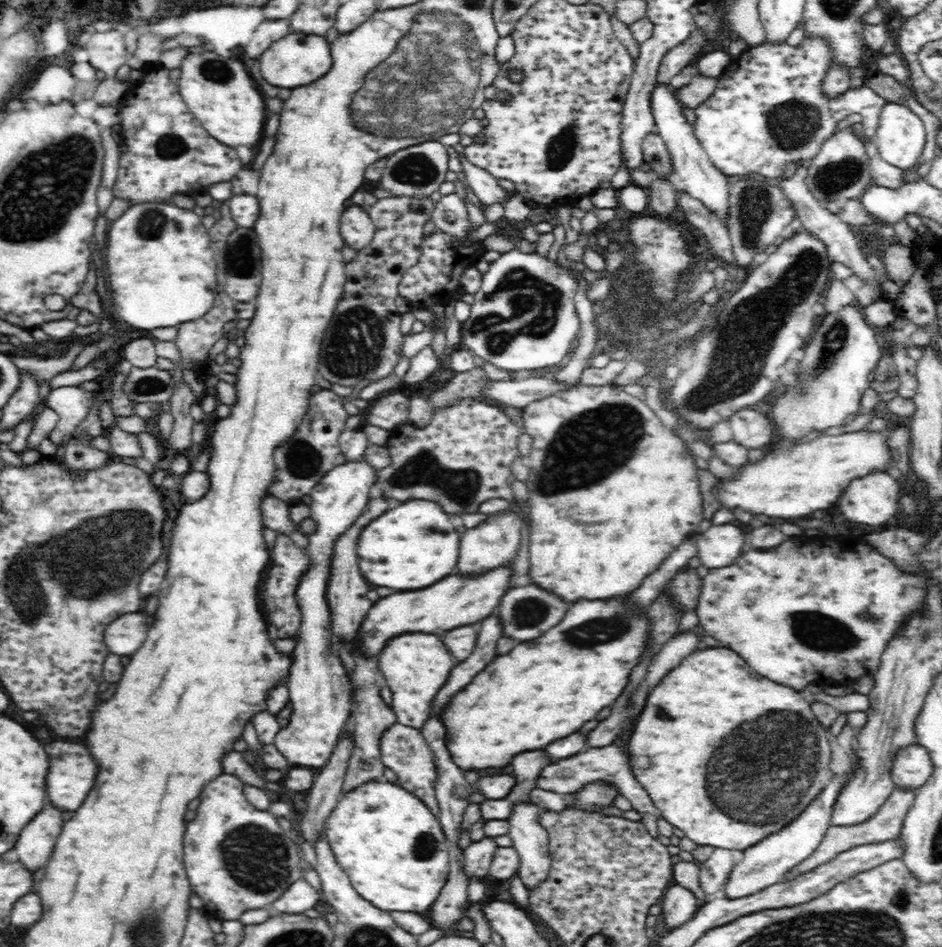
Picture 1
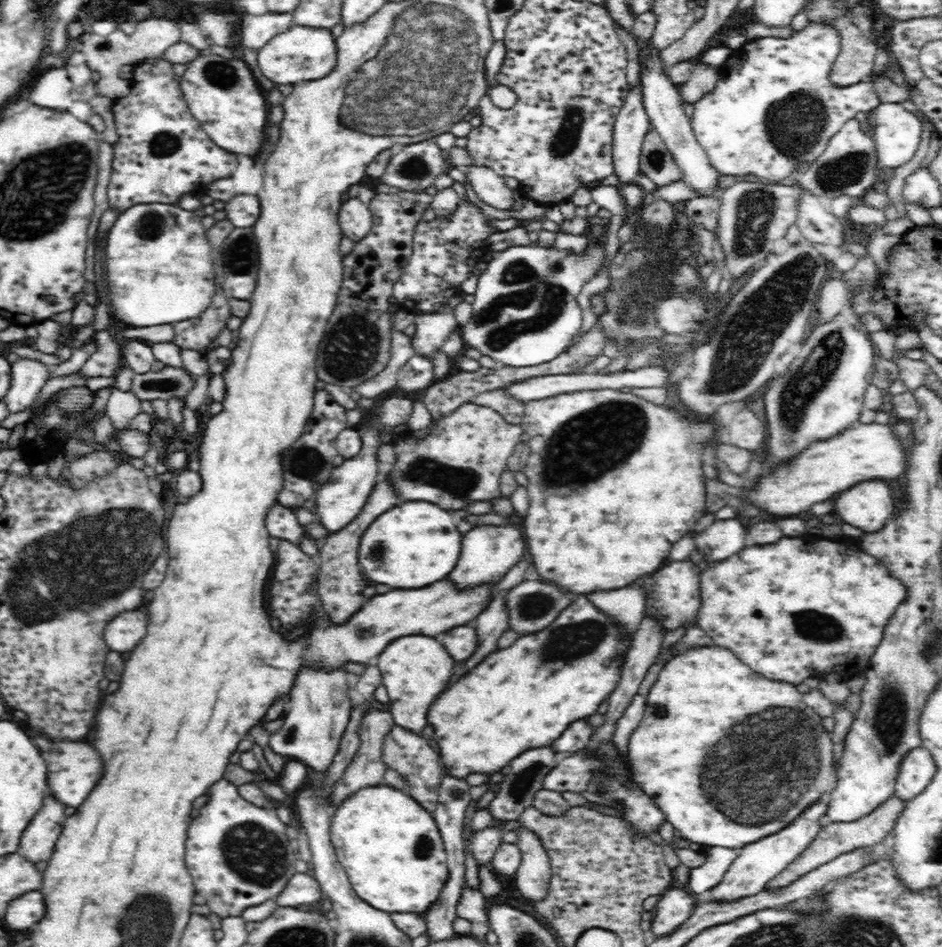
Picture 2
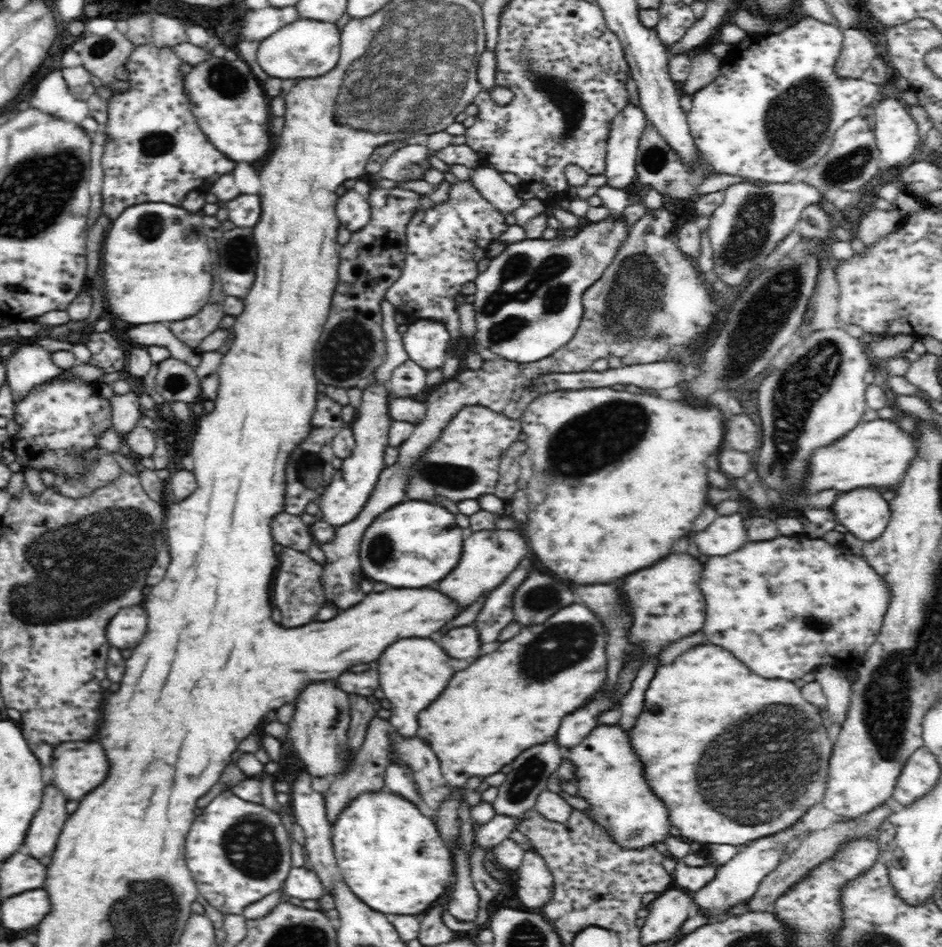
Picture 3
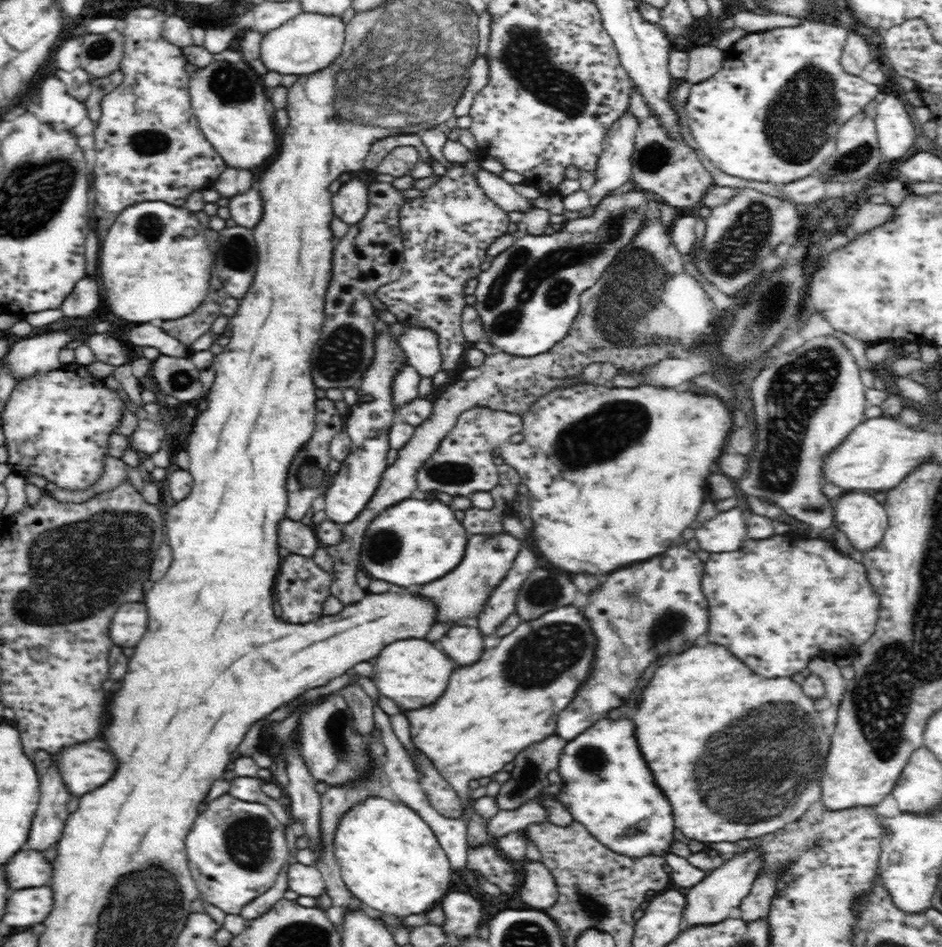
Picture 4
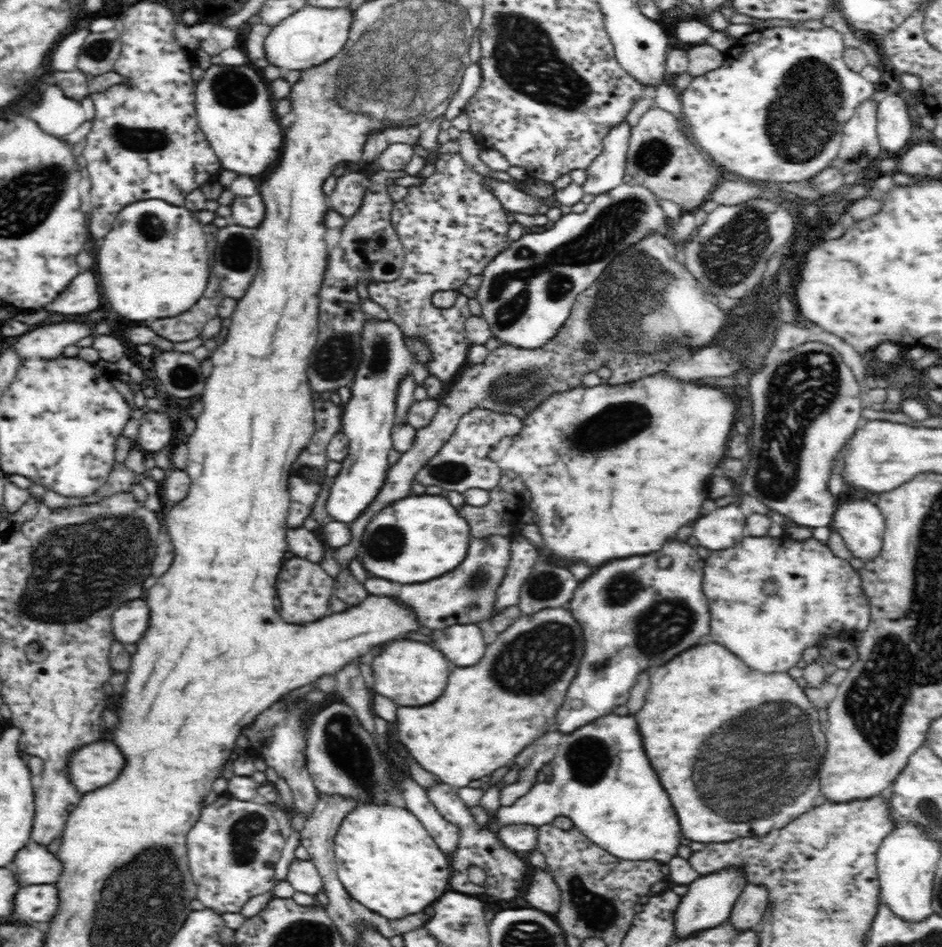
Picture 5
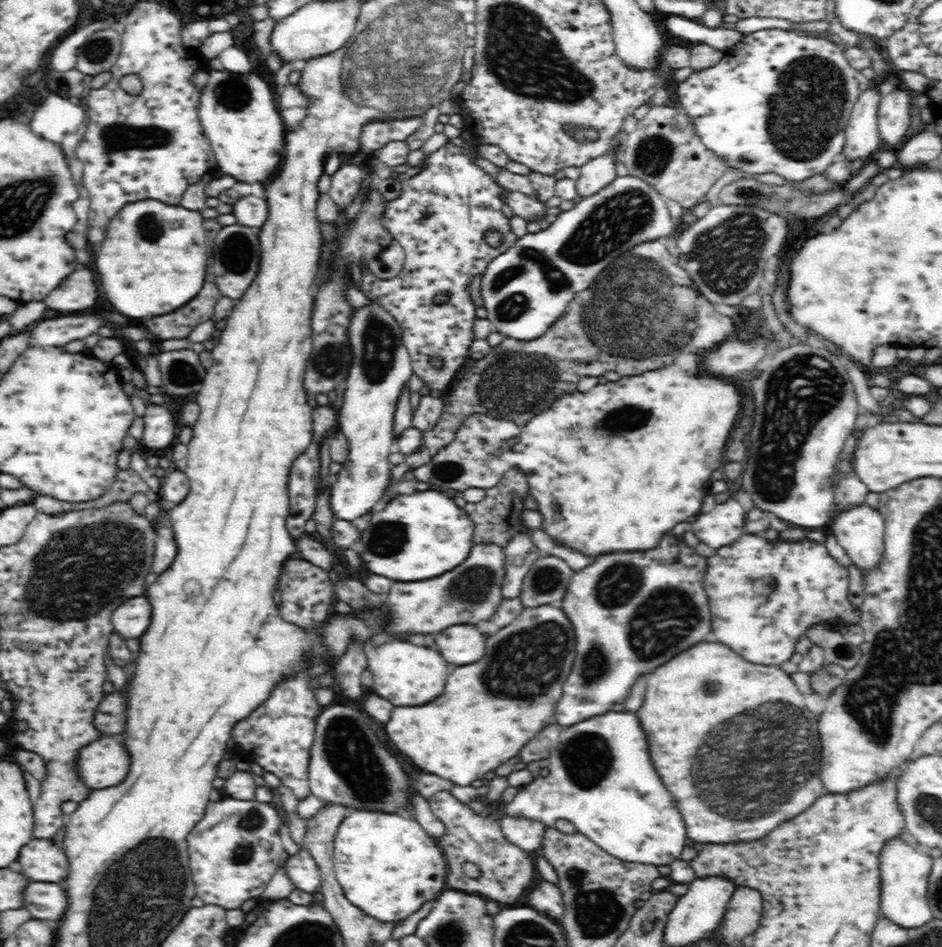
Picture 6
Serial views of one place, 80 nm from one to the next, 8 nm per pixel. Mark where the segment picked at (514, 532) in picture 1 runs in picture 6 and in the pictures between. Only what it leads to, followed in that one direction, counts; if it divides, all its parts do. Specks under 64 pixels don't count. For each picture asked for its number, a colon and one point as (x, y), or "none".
2: (488, 552)
3: (489, 556)
4: (463, 593)
5: (467, 595)
6: (472, 592)

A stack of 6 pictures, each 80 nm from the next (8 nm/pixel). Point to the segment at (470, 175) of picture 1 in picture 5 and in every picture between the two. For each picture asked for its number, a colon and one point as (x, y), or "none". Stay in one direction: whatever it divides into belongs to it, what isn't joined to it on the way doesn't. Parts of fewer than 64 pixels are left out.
2: (490, 187)
3: (486, 179)
4: (495, 187)
5: (512, 199)

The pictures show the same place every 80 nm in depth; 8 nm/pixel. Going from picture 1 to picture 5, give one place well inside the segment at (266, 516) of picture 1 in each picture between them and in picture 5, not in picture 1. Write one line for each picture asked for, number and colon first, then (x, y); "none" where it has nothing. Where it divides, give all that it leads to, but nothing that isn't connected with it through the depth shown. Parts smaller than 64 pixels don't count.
2: (282, 523)
3: (289, 530)
4: (297, 537)
5: (303, 543)

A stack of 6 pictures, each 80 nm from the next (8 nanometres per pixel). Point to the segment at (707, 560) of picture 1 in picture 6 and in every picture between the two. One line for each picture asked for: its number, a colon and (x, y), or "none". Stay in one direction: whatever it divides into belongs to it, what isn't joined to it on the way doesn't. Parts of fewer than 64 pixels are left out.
2: (723, 539)
3: (726, 534)
4: (726, 531)
5: (724, 527)
6: (725, 524)

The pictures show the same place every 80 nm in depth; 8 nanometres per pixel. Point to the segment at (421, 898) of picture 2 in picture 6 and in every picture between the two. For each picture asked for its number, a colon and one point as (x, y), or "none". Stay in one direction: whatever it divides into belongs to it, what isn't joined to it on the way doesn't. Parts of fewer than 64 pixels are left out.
3: (391, 855)
4: (389, 858)
5: (386, 859)
6: (388, 866)

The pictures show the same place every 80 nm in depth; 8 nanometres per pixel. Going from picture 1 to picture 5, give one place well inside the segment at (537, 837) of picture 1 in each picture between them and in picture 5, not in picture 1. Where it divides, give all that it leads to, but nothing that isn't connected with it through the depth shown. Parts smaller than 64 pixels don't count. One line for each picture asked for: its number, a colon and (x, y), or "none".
2: (533, 877)
3: (535, 883)
4: (539, 891)
5: (543, 894)

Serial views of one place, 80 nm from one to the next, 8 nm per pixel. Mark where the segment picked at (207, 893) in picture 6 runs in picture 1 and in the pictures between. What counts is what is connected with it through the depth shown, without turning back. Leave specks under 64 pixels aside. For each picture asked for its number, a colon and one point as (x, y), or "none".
1: (237, 858)
2: (239, 855)
3: (253, 838)
4: (236, 849)
5: (234, 847)

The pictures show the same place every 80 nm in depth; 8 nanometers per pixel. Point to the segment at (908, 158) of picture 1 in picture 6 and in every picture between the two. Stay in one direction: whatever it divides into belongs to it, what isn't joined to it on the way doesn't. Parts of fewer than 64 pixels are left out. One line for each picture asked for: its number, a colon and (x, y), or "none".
2: (896, 133)
3: (897, 136)
4: (895, 131)
5: (893, 118)
6: (893, 118)

